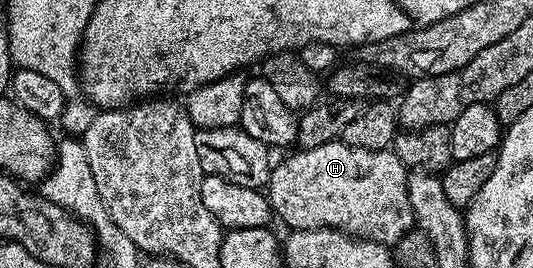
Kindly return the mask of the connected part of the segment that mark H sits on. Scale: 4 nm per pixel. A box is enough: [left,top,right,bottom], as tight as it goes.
[267,140,415,246]

